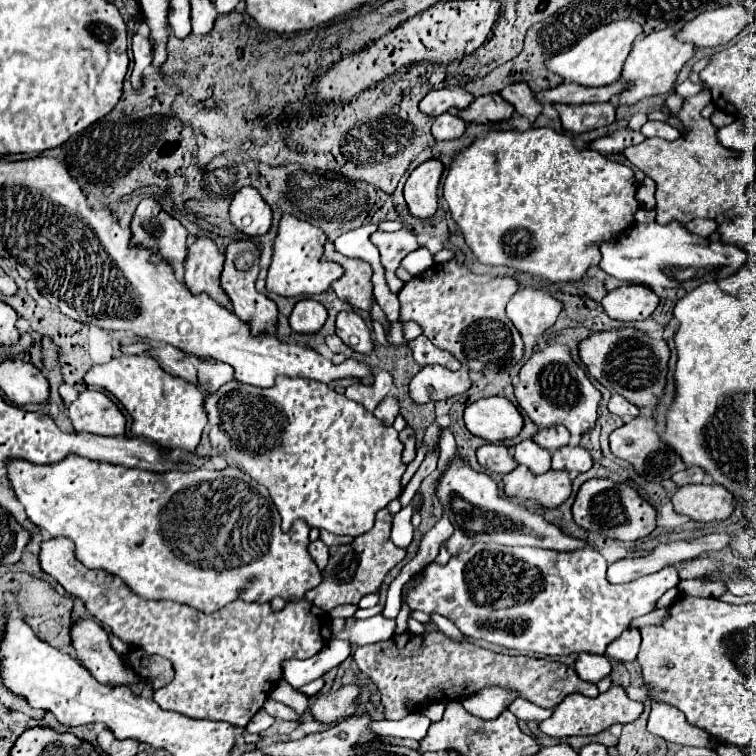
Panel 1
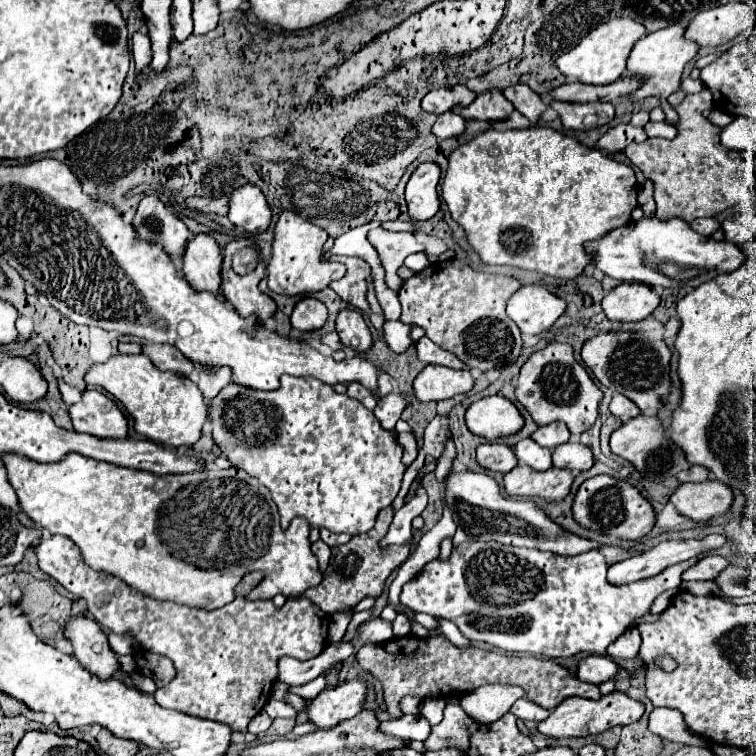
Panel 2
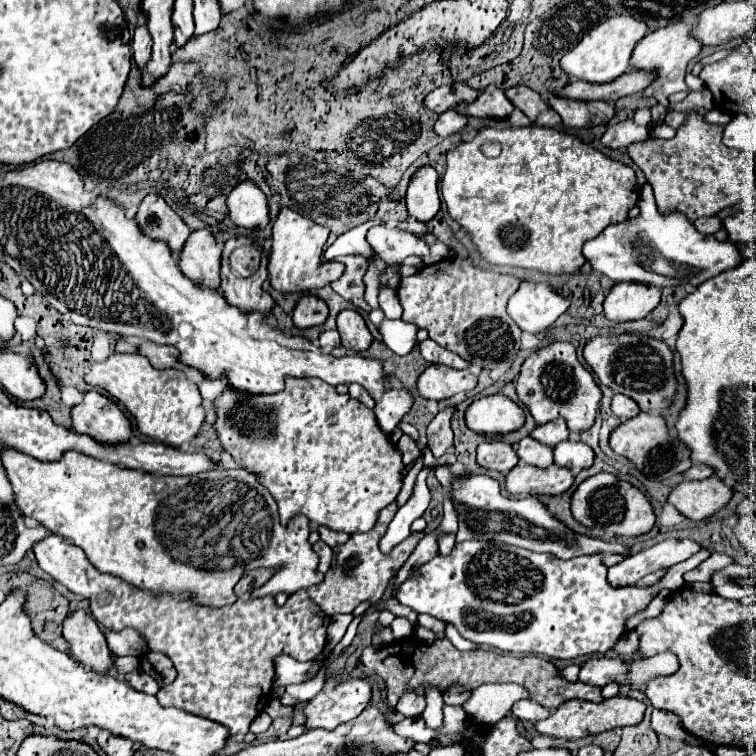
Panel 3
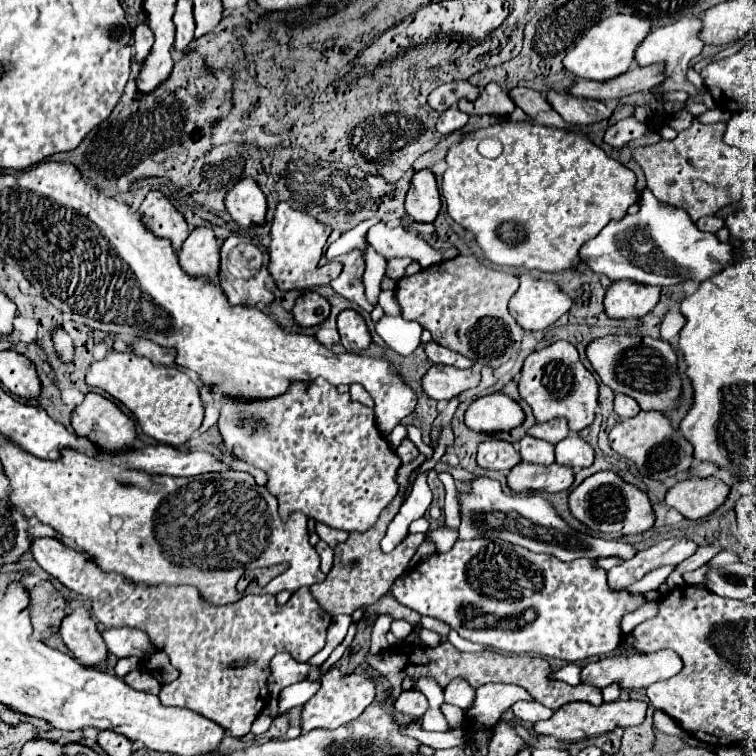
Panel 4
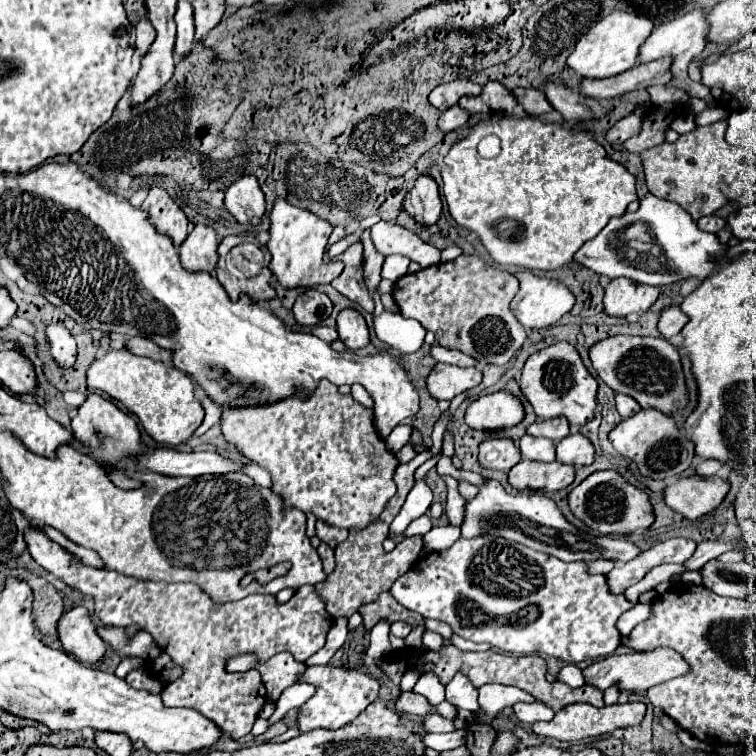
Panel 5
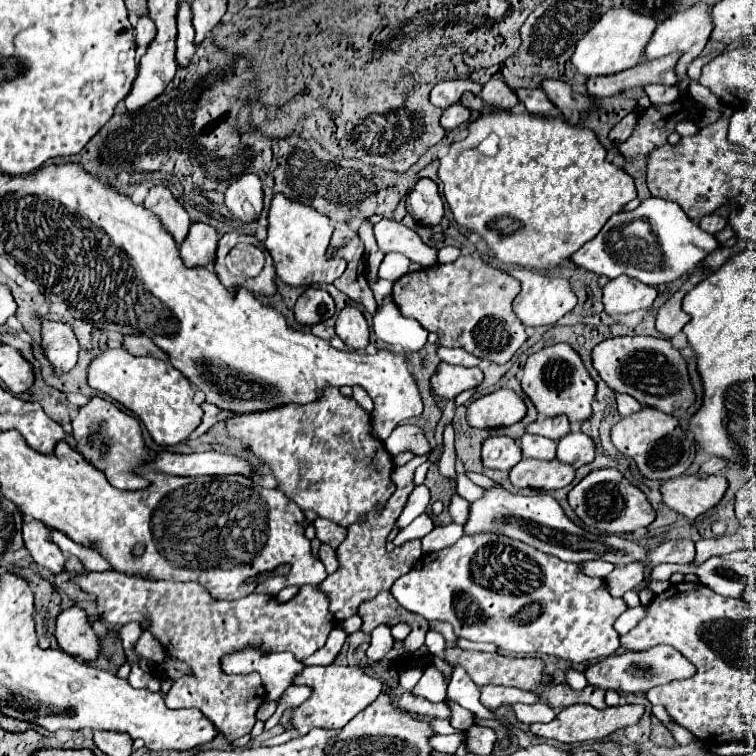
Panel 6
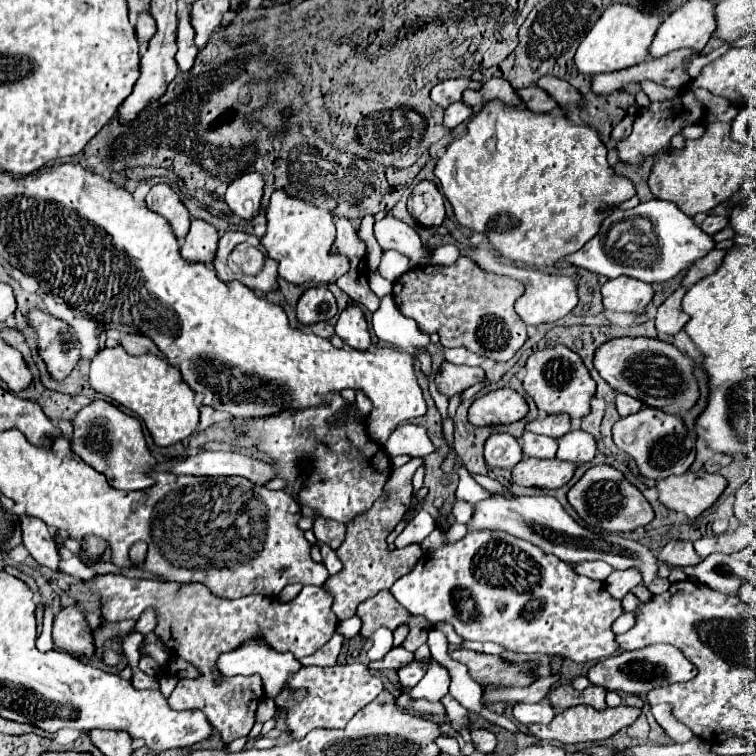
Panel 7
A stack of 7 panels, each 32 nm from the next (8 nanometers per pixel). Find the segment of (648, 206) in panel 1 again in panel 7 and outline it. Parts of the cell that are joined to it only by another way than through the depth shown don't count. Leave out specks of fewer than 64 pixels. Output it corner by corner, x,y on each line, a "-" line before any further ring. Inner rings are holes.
654,198
638,204
632,210
622,210
622,208
612,210
608,218
602,220
600,232
592,240
588,240
578,252
564,256
564,260
568,264
590,270
594,274
602,274
606,278
630,276
654,284
654,282
666,282
674,278
678,272
688,270
698,258
706,256
712,248
714,248
714,240
706,232
702,232
692,222
690,216
686,216
676,204
-
636,218
648,218
654,236
646,236
636,228
628,232
620,232
620,224
624,220
634,222

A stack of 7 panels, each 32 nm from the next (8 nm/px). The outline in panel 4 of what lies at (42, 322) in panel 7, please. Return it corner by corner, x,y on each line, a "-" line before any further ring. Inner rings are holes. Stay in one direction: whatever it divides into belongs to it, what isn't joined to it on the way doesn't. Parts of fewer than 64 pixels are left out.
54,328
50,332
50,338
54,342
54,352
62,362
72,362
74,360
74,342
72,338
62,330
62,328

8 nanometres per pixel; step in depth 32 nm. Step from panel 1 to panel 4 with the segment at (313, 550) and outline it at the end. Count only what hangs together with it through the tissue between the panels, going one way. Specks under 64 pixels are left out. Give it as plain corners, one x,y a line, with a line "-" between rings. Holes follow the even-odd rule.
318,542
316,544
316,552
320,554
320,560
322,560
322,572
328,574
330,568
332,568
332,562
334,562
334,550
326,544
326,542

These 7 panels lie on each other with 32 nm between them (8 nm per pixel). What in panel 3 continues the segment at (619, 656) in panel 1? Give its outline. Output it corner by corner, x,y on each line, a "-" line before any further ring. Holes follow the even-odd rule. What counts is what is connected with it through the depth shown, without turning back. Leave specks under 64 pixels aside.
626,632
622,636
622,640
614,646
614,654
620,654
620,656
632,656
634,652
638,650
638,638
636,638
636,632

